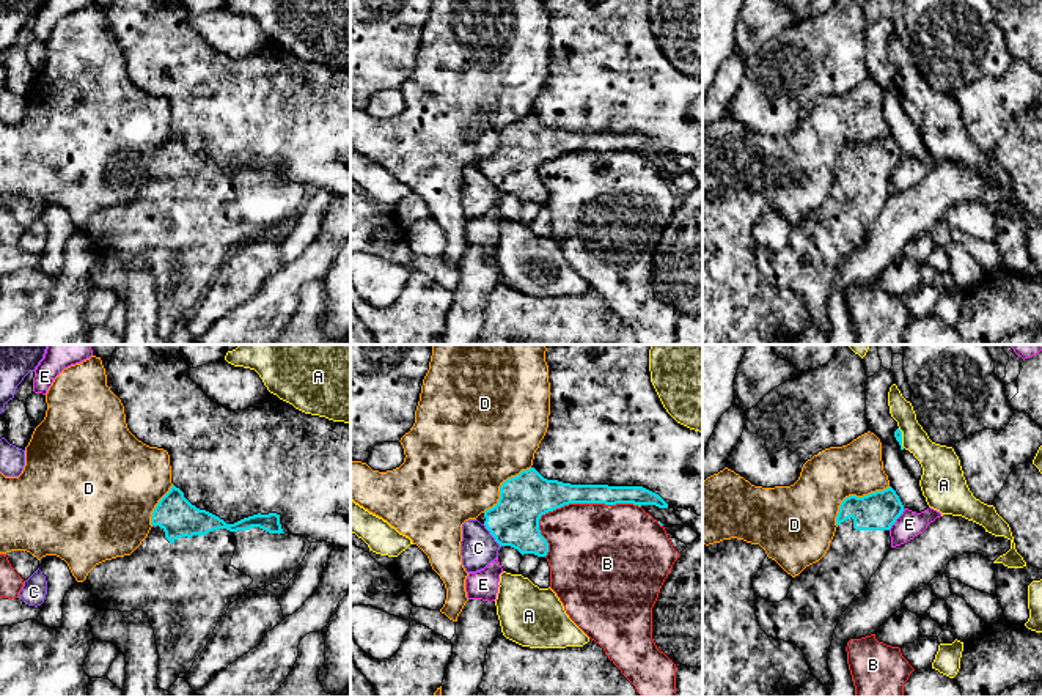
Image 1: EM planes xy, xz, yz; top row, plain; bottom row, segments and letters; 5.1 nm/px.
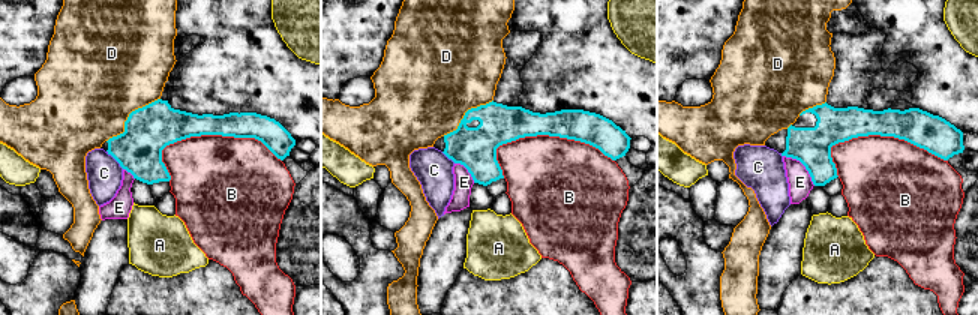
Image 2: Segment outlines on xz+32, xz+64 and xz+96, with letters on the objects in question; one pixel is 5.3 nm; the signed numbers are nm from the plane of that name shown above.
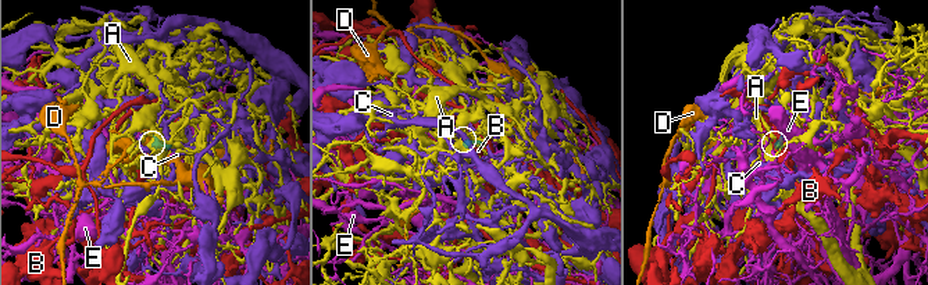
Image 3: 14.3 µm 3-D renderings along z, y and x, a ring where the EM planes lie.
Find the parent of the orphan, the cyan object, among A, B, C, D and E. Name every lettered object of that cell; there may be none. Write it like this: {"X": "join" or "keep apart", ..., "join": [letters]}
{"A": "keep apart", "B": "keep apart", "C": "keep apart", "D": "keep apart", "E": "keep apart", "join": []}

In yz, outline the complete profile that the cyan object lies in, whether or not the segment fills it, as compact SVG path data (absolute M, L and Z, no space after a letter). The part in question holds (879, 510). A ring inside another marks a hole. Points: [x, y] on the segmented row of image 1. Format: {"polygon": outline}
{"polygon": "M890 486L863 497L846 497L836 516L836 532L827 554L794 577L787 596L780 603L758 598L756 617L761 629L773 639L795 644L805 655L811 673L827 688L831 675L828 651L842 612L864 592L891 548L890 529L904 505Z"}

